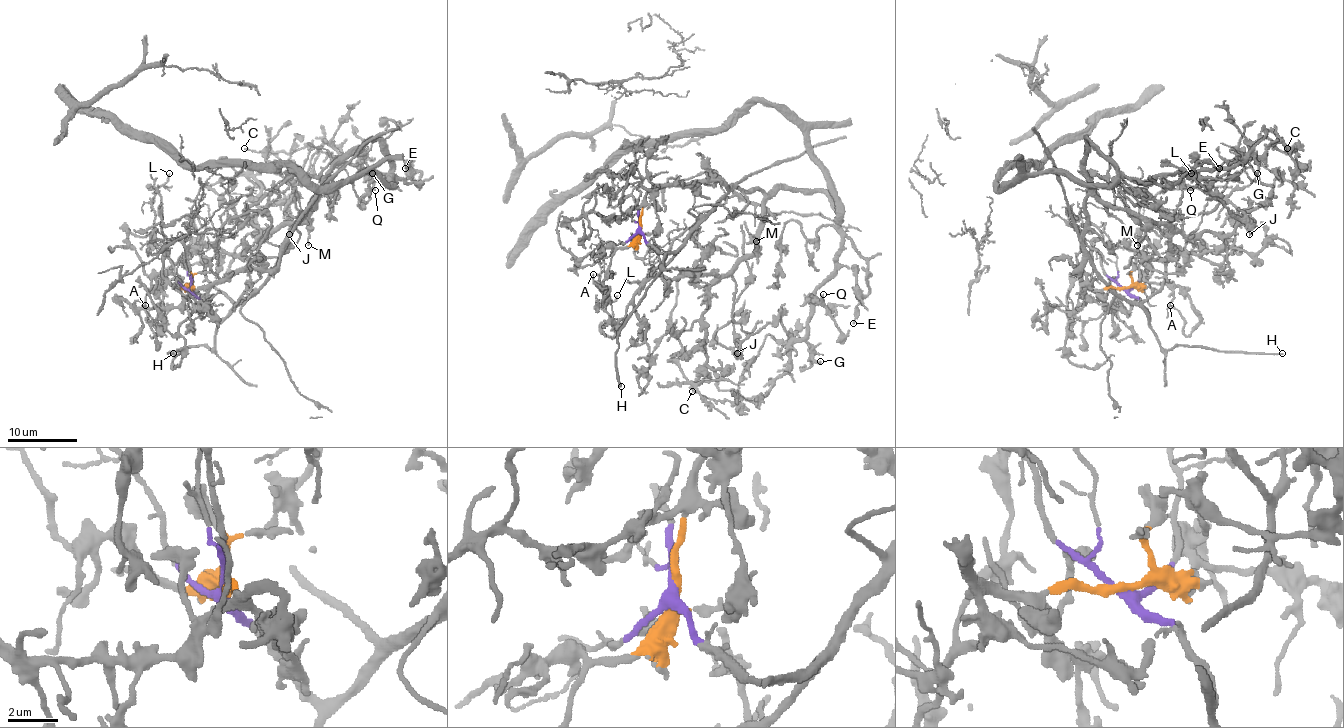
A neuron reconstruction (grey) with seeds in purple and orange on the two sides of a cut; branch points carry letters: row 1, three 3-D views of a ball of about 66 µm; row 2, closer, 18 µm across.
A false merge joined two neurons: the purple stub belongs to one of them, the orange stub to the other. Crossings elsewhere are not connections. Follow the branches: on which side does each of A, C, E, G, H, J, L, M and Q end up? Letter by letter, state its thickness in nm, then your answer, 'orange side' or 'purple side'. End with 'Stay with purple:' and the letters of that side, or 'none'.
A: 180 nm | orange side
C: 190 nm | orange side
E: 170 nm | orange side
G: 200 nm | orange side
H: 170 nm | purple side
J: 460 nm | orange side
L: 120 nm | purple side
M: 150 nm | orange side
Q: 190 nm | orange side
Stay with purple: H, L

